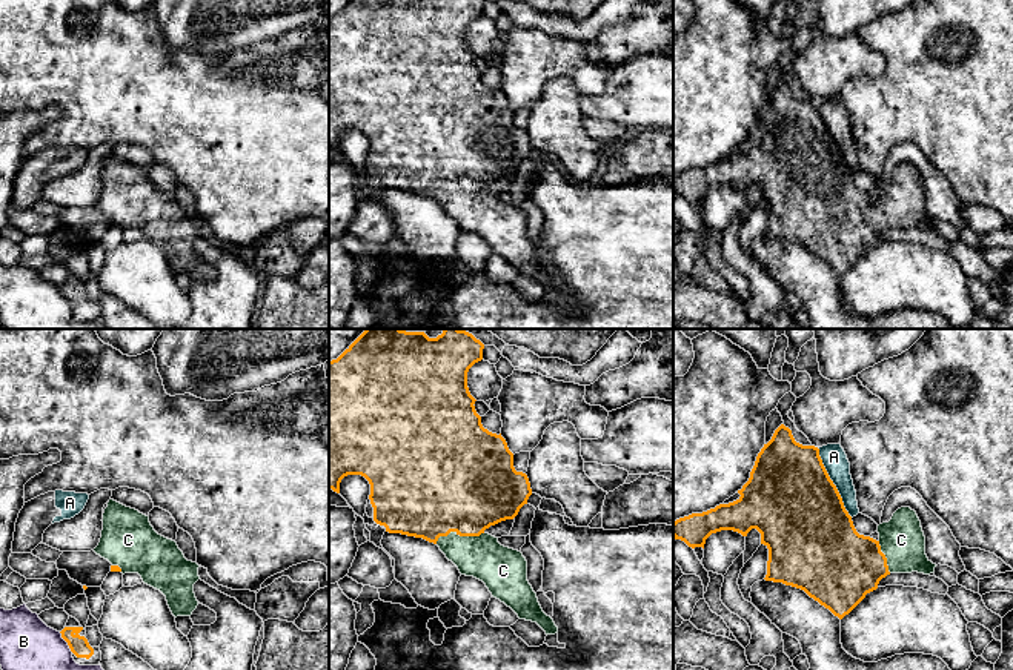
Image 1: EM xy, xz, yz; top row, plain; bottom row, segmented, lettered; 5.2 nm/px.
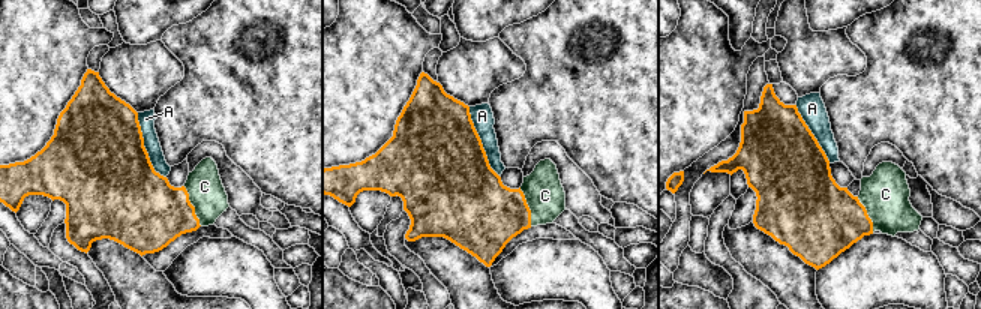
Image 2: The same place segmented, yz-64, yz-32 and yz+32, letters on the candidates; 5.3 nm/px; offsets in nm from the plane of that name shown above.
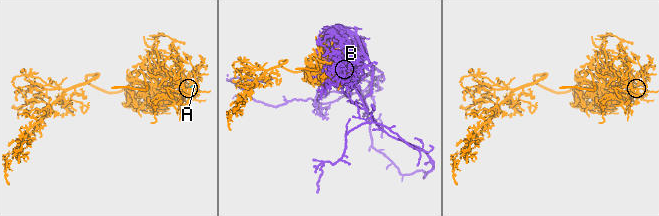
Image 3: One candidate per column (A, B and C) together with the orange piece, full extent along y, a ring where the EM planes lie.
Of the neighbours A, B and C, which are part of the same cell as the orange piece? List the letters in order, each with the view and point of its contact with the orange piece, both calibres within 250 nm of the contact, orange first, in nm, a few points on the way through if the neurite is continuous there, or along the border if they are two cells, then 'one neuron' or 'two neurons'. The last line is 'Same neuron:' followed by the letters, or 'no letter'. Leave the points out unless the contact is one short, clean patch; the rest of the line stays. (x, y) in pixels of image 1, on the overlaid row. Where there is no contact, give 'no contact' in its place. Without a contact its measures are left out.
A: contact yz (832, 483); calibres 480 and 130 nm; two neurons
B: contact xy (66, 641); calibres 100 and 280 nm; two neurons
C: contact xz (458, 534); calibres 480 and 220 nm; one neuron
Same neuron: C

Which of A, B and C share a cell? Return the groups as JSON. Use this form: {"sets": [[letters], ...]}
{"sets": [["A"], ["B"], ["C"]]}

